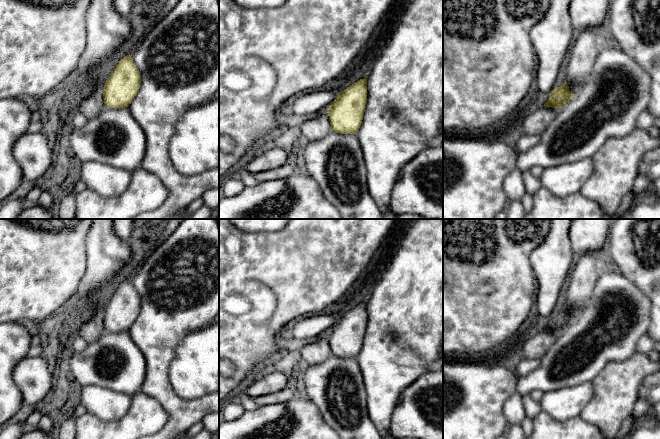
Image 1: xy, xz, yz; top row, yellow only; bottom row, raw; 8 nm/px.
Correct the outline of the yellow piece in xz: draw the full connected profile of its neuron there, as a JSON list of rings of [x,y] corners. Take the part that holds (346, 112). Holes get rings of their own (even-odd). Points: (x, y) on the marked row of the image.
[[[367,78],[360,79],[340,92],[327,109],[331,130],[357,134],[367,104]]]

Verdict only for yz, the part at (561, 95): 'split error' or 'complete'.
complete

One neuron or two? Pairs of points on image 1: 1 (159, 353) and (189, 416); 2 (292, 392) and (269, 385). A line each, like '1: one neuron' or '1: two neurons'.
1: one neuron
2: two neurons

